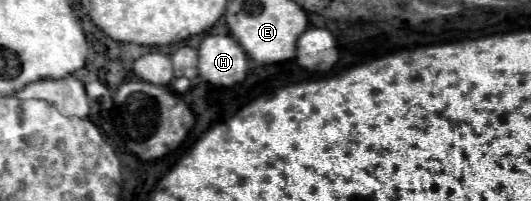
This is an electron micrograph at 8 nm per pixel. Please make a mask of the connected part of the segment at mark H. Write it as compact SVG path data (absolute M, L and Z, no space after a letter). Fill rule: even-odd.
M210 34L198 48L198 74L214 86L234 86L246 78L246 54L242 46L220 34Z

